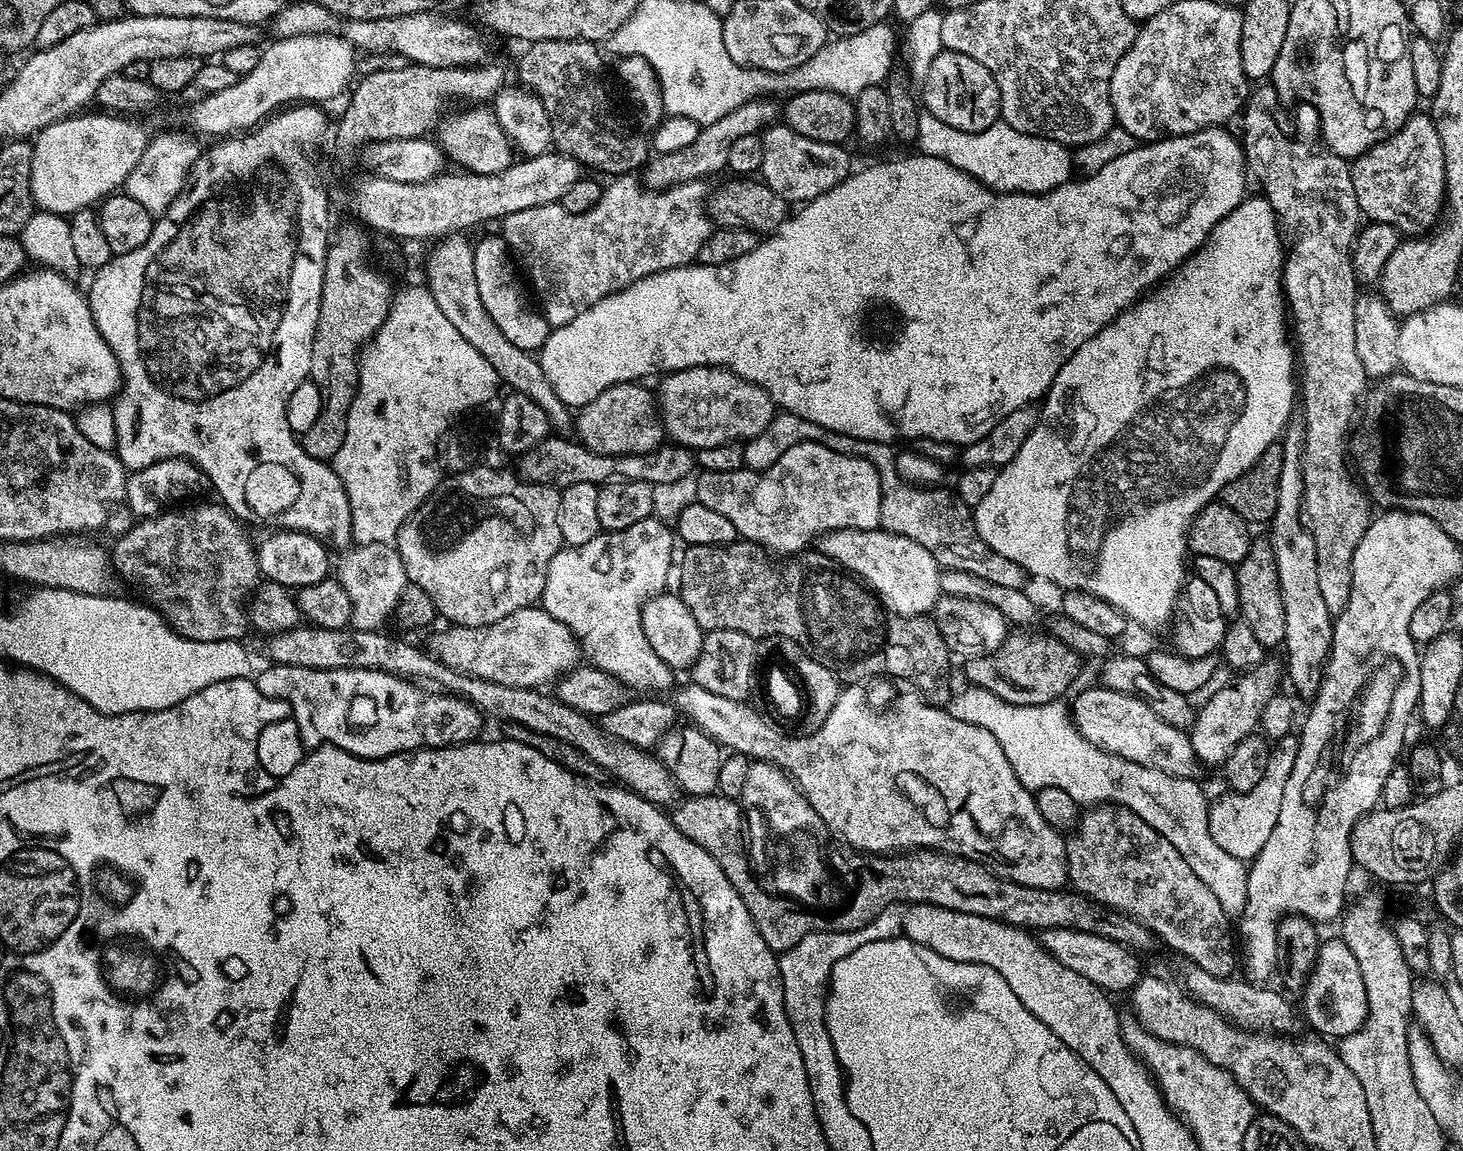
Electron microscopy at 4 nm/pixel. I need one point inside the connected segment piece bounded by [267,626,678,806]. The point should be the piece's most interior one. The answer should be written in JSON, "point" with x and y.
{"point":[638,770]}

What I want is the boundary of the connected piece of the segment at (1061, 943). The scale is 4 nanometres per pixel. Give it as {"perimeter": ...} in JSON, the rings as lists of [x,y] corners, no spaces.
{"perimeter":[[[1045,928],[1039,933],[1038,940],[1044,951],[1050,953],[1063,968],[1082,974],[1082,978],[1094,982],[1109,994],[1127,993],[1142,975],[1140,960],[1136,957],[1139,955],[1117,940],[1093,932],[1077,932],[1075,928]]]}

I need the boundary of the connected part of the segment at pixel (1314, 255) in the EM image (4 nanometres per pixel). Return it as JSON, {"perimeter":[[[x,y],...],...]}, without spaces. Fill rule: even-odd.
{"perimeter":[[[1257,88],[1260,89],[1253,96],[1251,93],[1247,97],[1242,109],[1242,147],[1251,179],[1253,176],[1260,183],[1259,191],[1264,199],[1270,202],[1283,231],[1292,235],[1290,251],[1282,269],[1282,293],[1291,323],[1292,320],[1296,323],[1294,344],[1298,349],[1298,404],[1299,407],[1304,407],[1304,451],[1300,454],[1300,470],[1304,479],[1302,519],[1314,538],[1318,591],[1322,594],[1322,602],[1326,604],[1329,612],[1336,614],[1346,606],[1350,598],[1354,550],[1362,534],[1366,534],[1370,523],[1370,501],[1363,487],[1350,475],[1350,468],[1346,463],[1346,441],[1354,424],[1354,413],[1366,391],[1362,362],[1358,362],[1358,354],[1354,350],[1354,302],[1358,295],[1358,281],[1356,271],[1352,269],[1351,254],[1362,224],[1362,213],[1358,198],[1354,194],[1349,161],[1333,156],[1327,150],[1319,150],[1320,152],[1314,153],[1313,156],[1308,156],[1307,146],[1288,136],[1283,122],[1280,121],[1279,108],[1282,104],[1275,88]]]}

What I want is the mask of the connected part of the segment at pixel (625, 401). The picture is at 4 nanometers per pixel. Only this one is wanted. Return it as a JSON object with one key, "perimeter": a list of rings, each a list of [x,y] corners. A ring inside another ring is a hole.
{"perimeter":[[[640,382],[615,384],[594,402],[584,405],[574,416],[574,436],[594,454],[646,454],[665,443],[664,421],[660,418],[657,397]]]}

